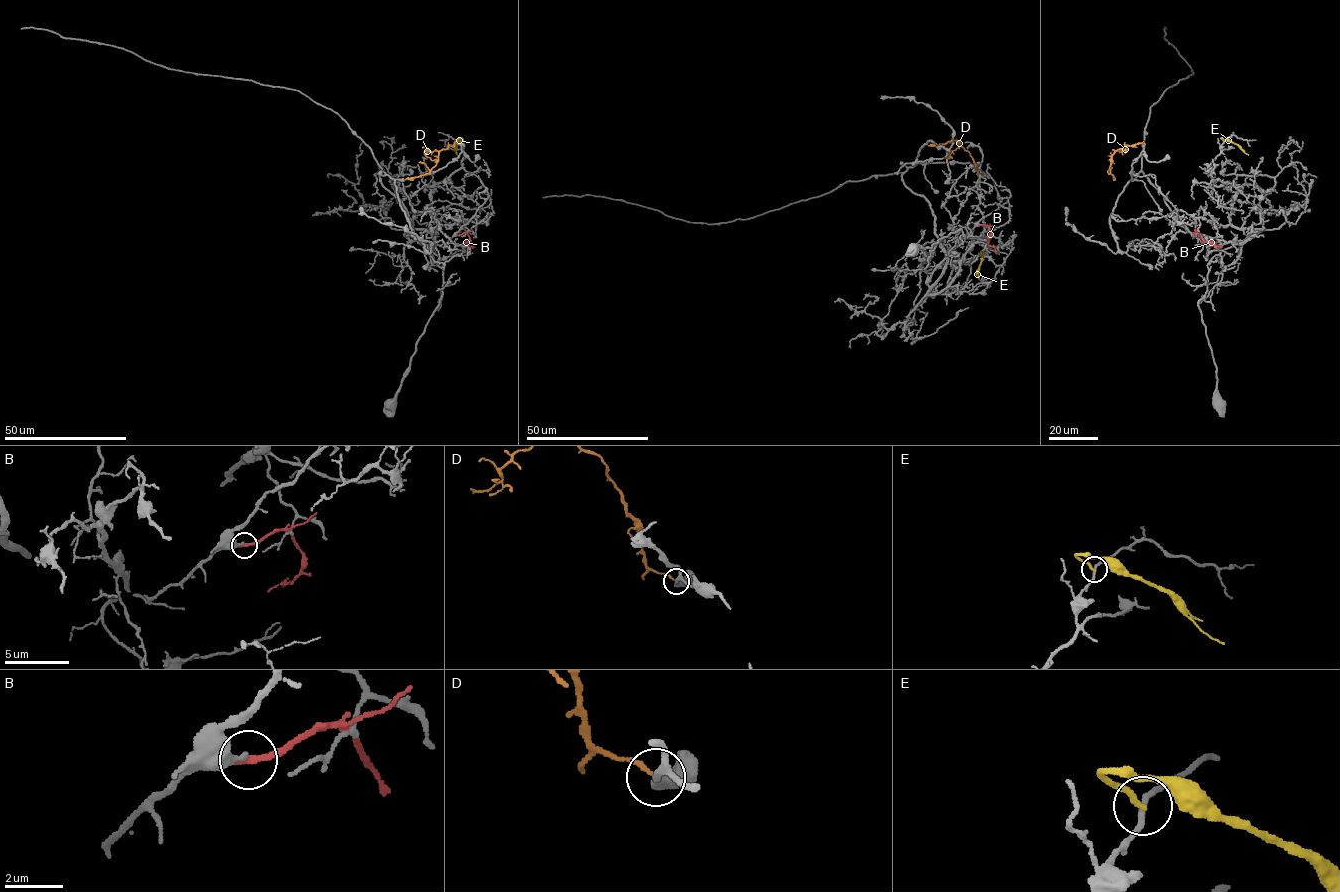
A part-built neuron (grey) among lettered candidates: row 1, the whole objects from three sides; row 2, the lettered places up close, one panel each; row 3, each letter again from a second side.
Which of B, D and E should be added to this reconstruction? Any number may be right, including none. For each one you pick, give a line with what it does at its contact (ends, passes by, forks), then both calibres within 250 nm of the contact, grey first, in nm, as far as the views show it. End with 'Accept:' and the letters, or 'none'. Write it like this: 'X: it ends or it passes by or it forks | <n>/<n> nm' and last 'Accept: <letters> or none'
Accept: none

